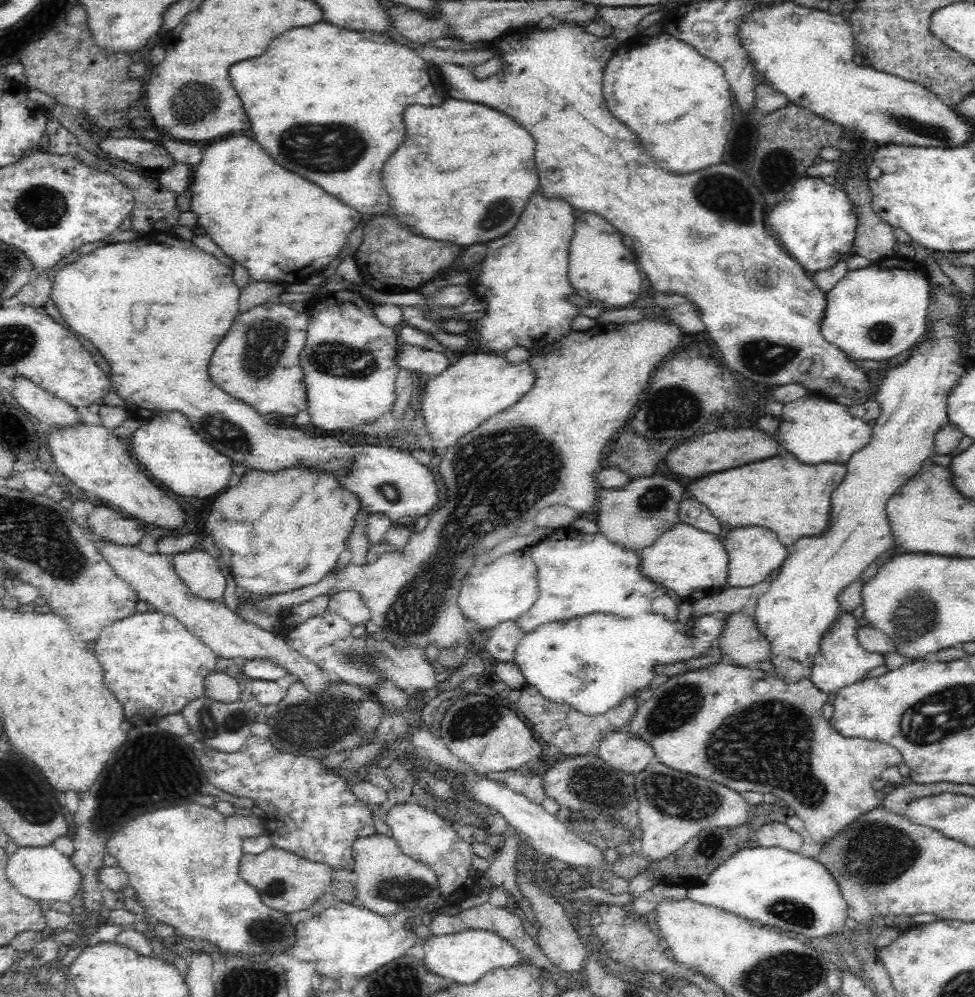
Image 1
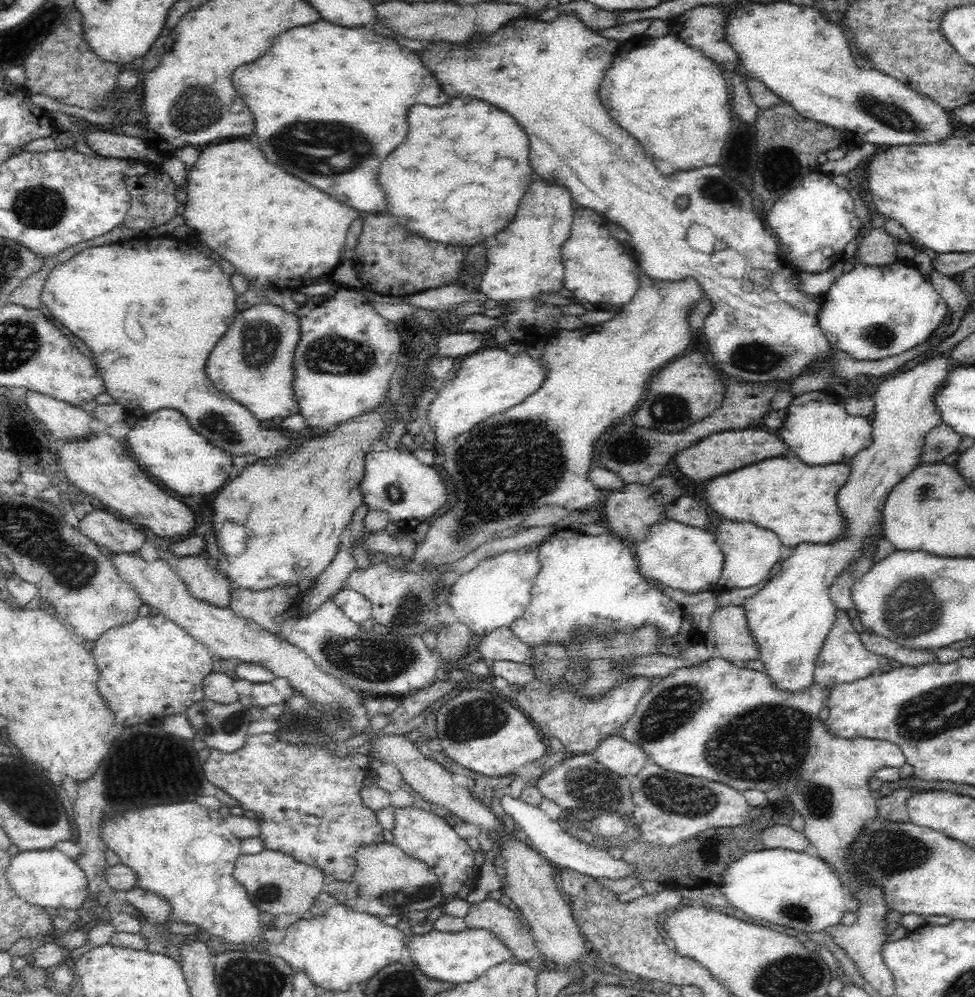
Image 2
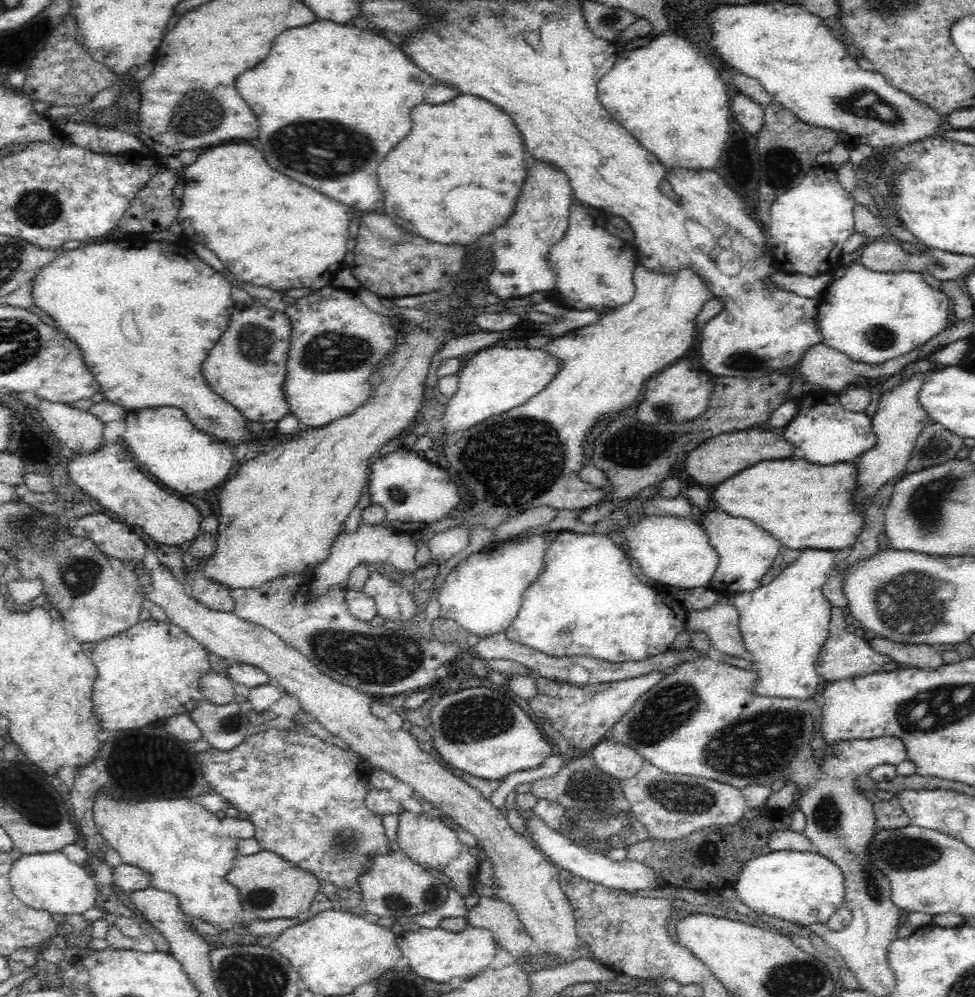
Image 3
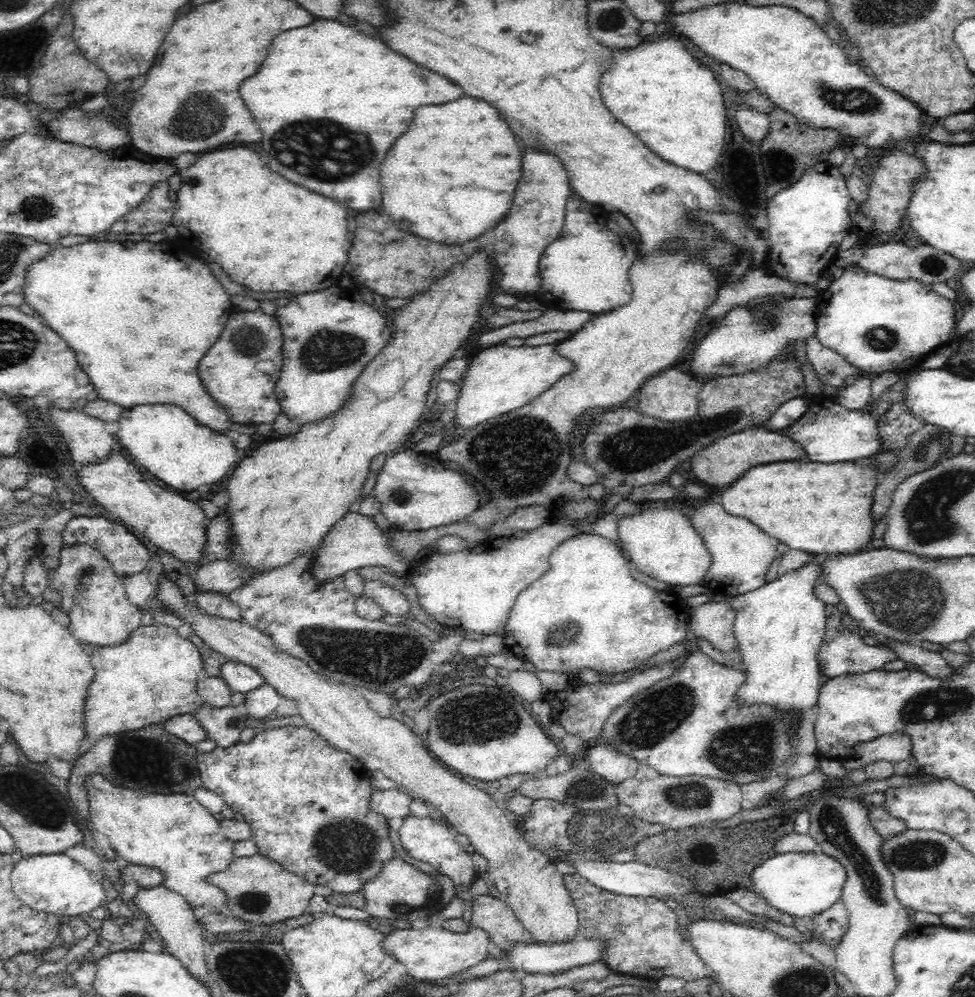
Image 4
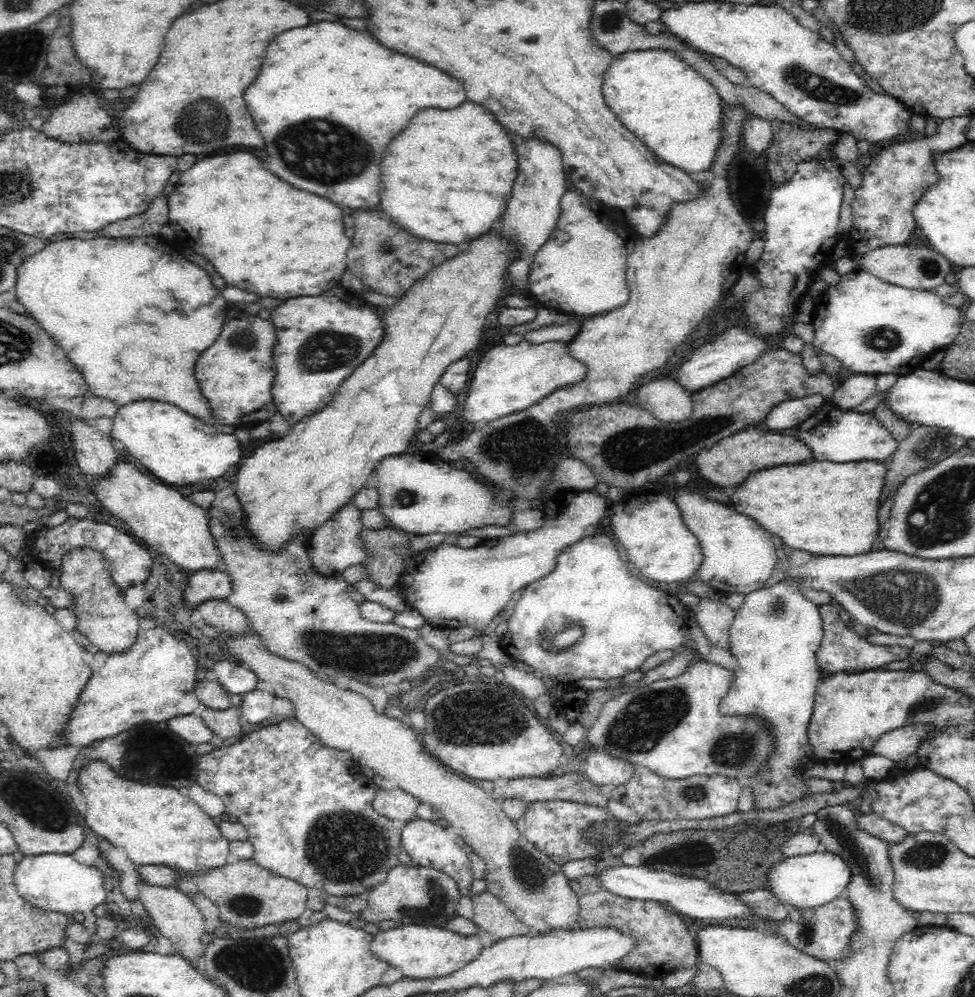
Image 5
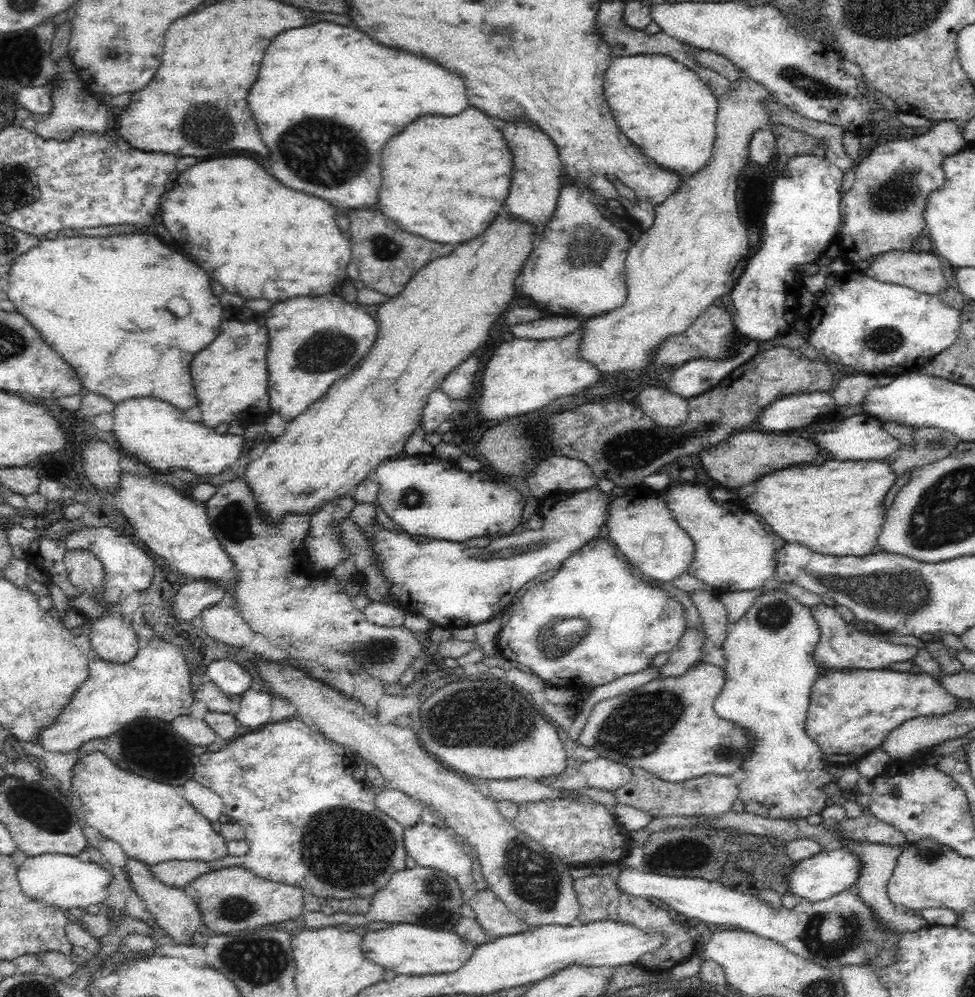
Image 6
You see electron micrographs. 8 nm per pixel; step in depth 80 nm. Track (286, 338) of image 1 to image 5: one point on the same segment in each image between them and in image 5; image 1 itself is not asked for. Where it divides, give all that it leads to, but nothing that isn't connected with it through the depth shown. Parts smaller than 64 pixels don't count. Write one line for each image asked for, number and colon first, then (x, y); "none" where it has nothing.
2: (254, 362)
3: (247, 368)
4: (240, 371)
5: (235, 375)

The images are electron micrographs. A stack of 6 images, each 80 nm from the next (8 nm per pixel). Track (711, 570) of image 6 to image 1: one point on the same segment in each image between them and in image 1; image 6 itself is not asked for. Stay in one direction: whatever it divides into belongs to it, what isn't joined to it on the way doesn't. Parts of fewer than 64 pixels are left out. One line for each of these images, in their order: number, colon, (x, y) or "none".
1: (754, 553)
2: (750, 553)
3: (745, 551)
4: (741, 553)
5: (739, 556)

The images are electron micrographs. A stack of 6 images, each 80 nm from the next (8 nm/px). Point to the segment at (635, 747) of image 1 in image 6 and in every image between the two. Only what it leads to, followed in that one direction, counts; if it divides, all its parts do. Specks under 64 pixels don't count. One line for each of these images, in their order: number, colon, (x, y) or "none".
2: (622, 757)
3: (620, 762)
4: (612, 765)
5: (601, 768)
6: (603, 773)

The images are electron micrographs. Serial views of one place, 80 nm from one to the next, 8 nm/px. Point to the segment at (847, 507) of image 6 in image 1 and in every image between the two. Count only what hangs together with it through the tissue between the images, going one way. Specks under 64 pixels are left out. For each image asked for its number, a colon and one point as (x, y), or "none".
1: (781, 494)
2: (799, 502)
3: (806, 507)
4: (817, 508)
5: (824, 508)

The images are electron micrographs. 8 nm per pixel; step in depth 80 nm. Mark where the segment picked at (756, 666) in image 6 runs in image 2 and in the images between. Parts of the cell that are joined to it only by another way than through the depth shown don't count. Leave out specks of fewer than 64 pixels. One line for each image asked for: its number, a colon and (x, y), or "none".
2: (789, 618)
3: (784, 624)
4: (780, 628)
5: (776, 633)

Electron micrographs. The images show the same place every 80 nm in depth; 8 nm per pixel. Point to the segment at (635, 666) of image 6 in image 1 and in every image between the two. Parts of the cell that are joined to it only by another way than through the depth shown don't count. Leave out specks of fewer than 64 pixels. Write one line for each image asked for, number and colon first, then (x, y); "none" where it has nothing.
1: (583, 572)
2: (587, 585)
3: (586, 602)
4: (586, 612)
5: (619, 619)

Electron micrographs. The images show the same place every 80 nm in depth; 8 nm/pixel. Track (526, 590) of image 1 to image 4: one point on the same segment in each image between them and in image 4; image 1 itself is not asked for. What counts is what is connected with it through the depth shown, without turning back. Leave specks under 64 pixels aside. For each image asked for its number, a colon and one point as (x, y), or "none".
2: (497, 592)
3: (483, 594)
4: (476, 590)

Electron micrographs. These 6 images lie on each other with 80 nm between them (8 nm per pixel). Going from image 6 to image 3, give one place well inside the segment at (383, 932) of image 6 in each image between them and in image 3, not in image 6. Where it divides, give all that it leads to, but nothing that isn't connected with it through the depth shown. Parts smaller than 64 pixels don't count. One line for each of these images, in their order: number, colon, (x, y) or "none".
3: (439, 955)
4: (430, 953)
5: (423, 952)

